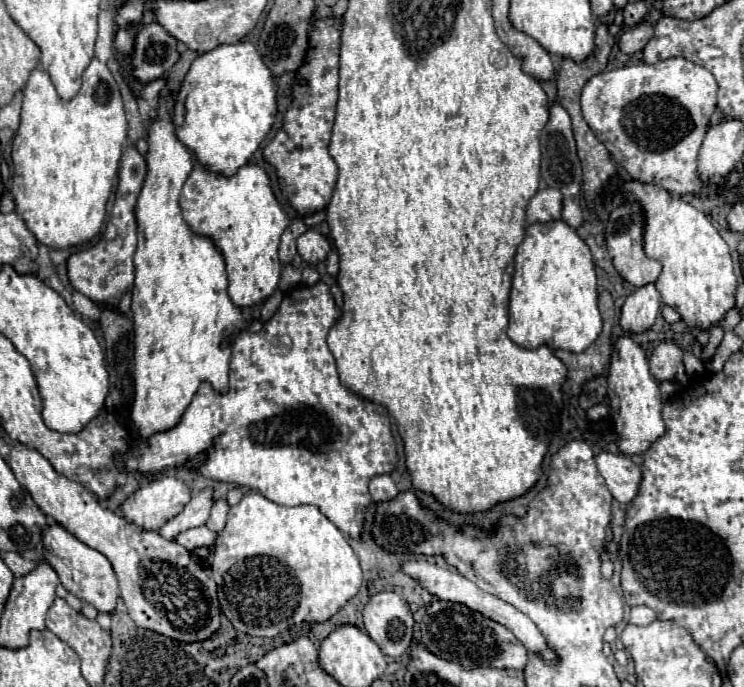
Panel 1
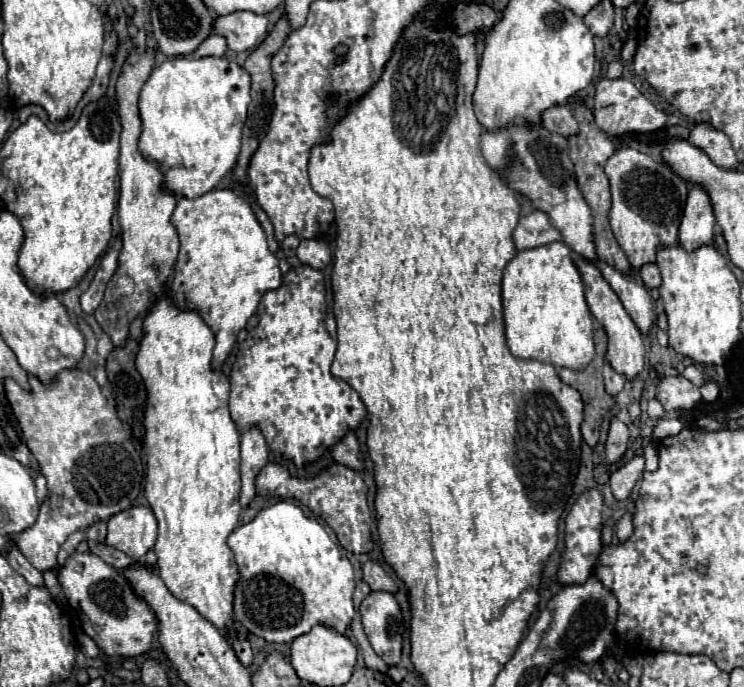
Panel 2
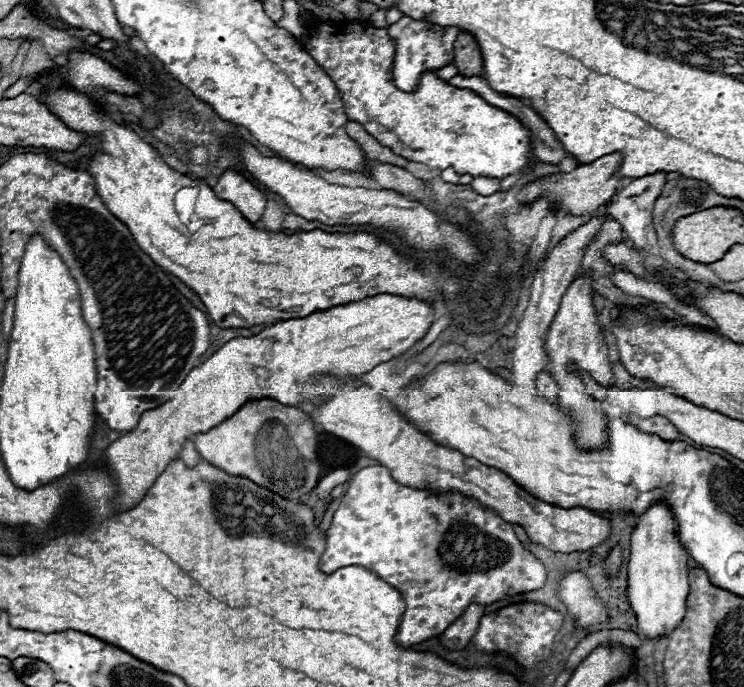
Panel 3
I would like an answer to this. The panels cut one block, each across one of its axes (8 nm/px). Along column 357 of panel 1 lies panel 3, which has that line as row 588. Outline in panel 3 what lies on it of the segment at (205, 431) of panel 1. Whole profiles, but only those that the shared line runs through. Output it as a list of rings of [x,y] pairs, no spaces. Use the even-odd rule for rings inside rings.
[[[368,466],[350,478],[326,532],[326,548],[318,566],[324,574],[332,574],[344,566],[362,566],[396,588],[406,600],[406,610],[394,636],[394,644],[400,648],[410,648],[442,634],[470,604],[488,606],[510,596],[538,590],[546,582],[544,564],[524,550],[512,524],[502,520],[494,510],[482,508],[478,500],[458,492],[432,494],[430,490],[404,486],[390,476],[386,466]]]

